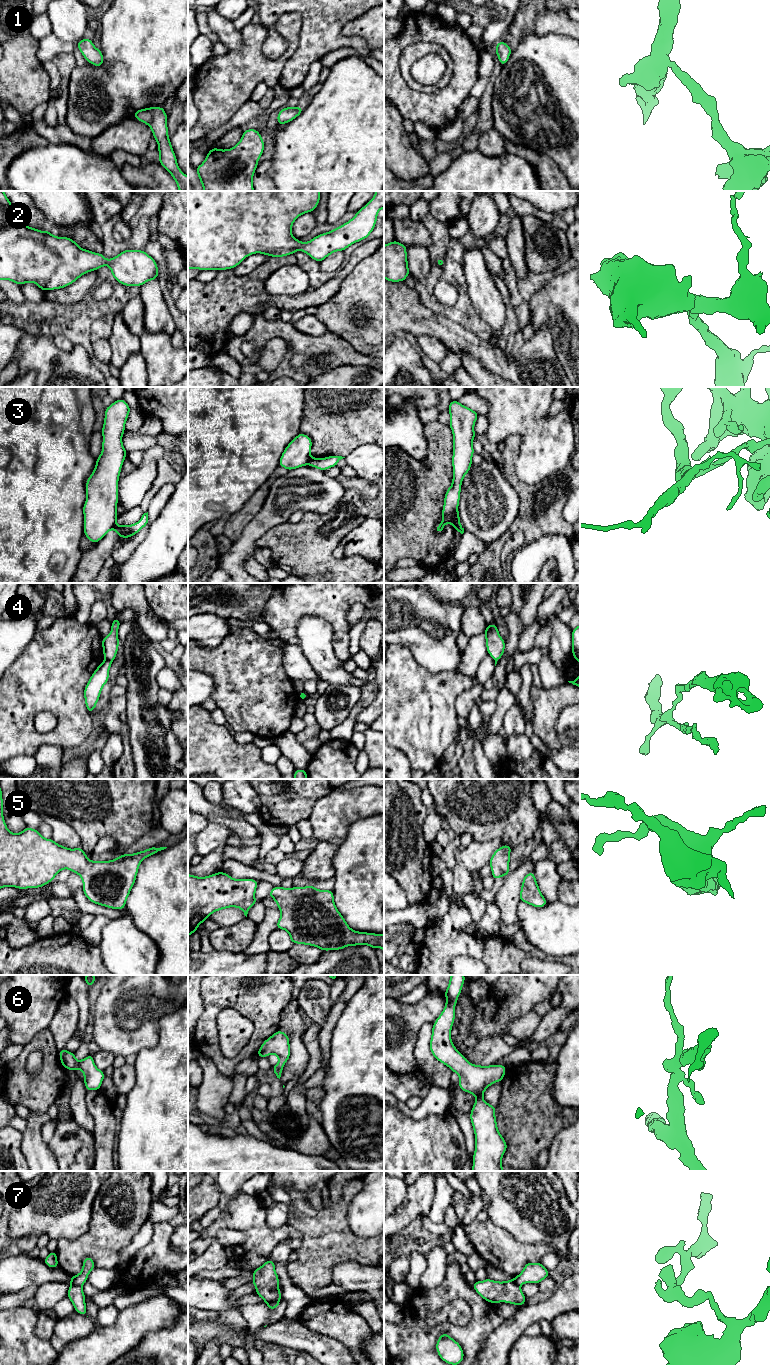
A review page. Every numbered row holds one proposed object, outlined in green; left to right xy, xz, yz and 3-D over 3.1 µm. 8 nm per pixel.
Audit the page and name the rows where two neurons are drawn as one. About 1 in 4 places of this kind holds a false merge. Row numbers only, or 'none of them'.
3, 4, 7

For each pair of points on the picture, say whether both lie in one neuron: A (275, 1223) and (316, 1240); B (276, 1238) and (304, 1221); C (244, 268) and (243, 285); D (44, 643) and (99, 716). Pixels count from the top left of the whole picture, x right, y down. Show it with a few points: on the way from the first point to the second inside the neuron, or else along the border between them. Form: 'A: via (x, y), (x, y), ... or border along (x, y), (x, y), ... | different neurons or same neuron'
A: border along (287, 1206), (288, 1223) | different neurons
B: border along (288, 1223), (301, 1233), (301, 1245), (296, 1250) | different neurons
C: border along (263, 262), (244, 275), (237, 275), (232, 269) | different neurons
D: border along (90, 715), (93, 720) | different neurons

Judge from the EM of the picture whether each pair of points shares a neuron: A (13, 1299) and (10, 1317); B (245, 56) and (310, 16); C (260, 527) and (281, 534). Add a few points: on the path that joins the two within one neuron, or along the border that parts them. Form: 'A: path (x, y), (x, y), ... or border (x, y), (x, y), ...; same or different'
A: border (19, 1306), (10, 1309); different
B: border (282, 13), (297, 13), (300, 16), (298, 44); different
C: border (286, 521), (269, 529), (256, 542), (256, 547); different

